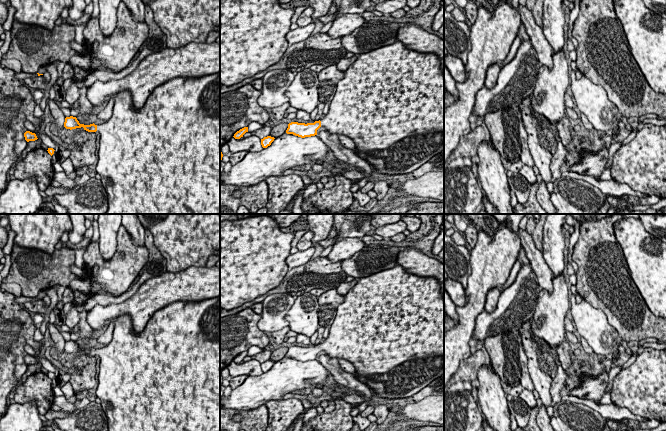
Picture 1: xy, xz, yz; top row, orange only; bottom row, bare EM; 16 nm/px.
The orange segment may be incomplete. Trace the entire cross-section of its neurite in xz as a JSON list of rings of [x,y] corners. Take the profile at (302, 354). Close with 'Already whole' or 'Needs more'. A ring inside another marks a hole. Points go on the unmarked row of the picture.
[[[400,265],[360,278],[337,307],[328,337],[314,347],[291,346],[286,357],[305,362],[317,359],[317,354],[325,351],[330,358],[351,362],[357,380],[380,398],[412,397],[444,374],[444,295],[440,289],[436,278],[408,273]]]. Needs more

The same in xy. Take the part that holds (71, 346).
[[[215,297],[211,299],[205,299],[198,302],[188,302],[188,301],[178,301],[169,304],[168,306],[157,310],[150,320],[147,322],[144,330],[140,333],[136,333],[133,329],[132,320],[130,315],[125,314],[118,317],[114,321],[114,331],[111,342],[100,349],[90,348],[84,349],[80,348],[76,341],[70,340],[65,342],[64,351],[66,353],[76,353],[83,351],[84,354],[88,356],[99,356],[100,357],[100,371],[98,375],[98,387],[96,390],[96,396],[101,400],[101,406],[105,412],[108,419],[108,431],[220,431],[220,297]]]. Needs more

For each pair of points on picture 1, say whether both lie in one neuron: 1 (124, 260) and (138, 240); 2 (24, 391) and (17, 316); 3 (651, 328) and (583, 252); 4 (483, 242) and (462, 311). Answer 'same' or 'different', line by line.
1: different
2: different
3: same
4: same

